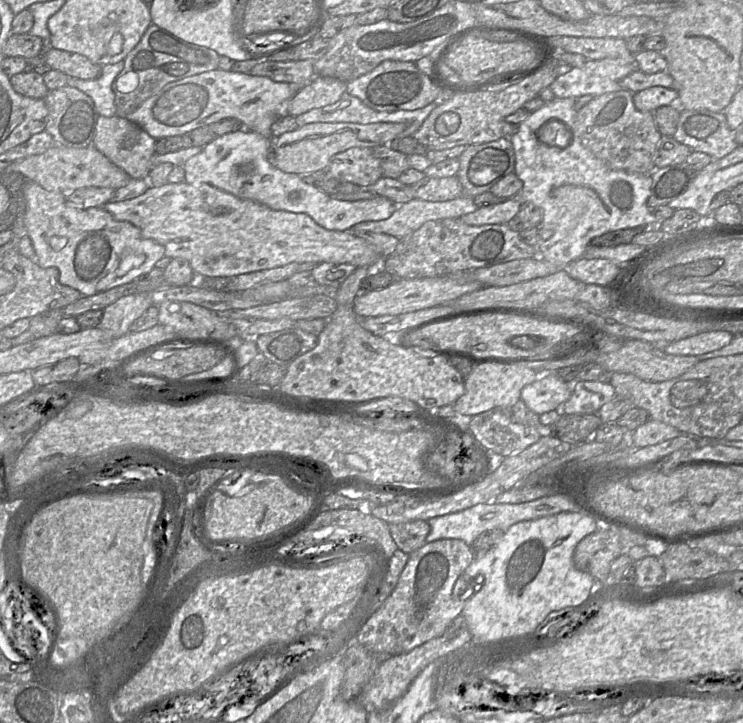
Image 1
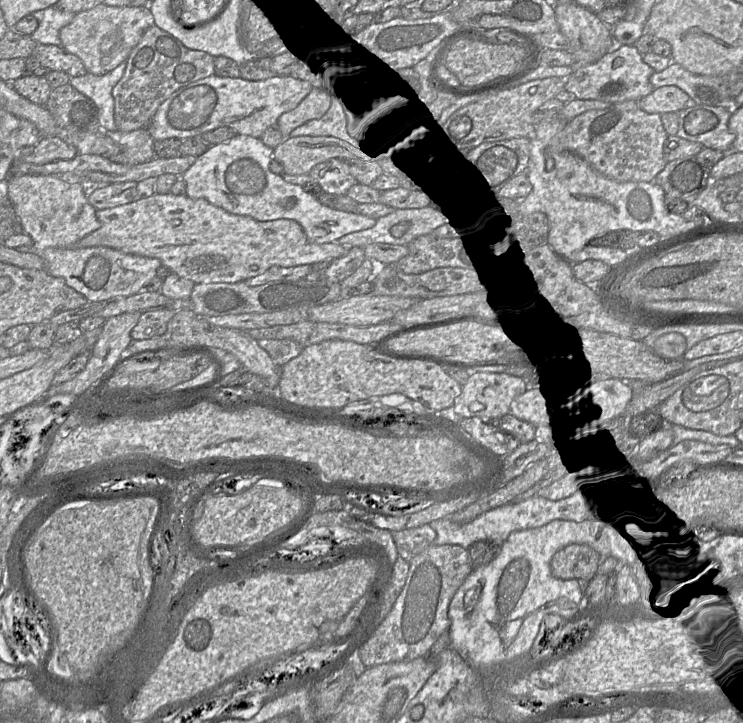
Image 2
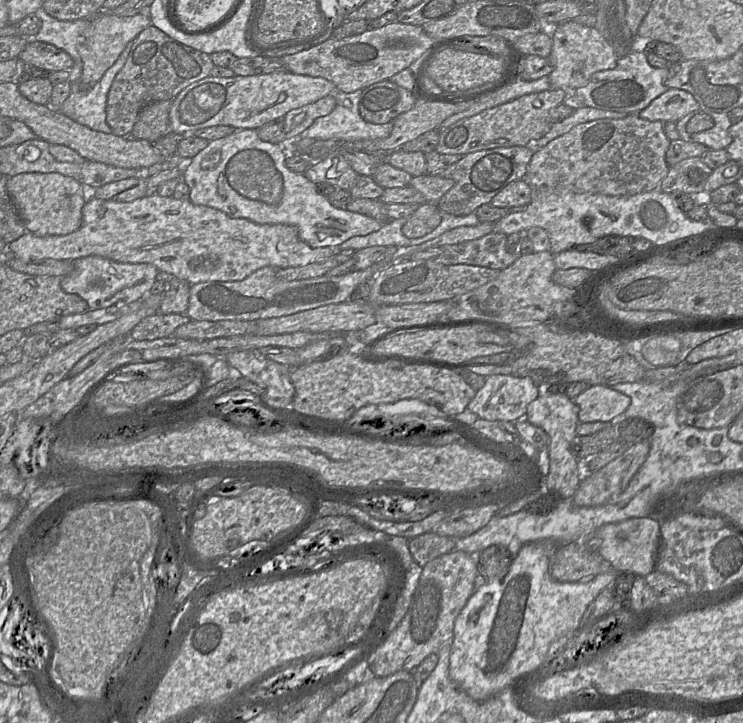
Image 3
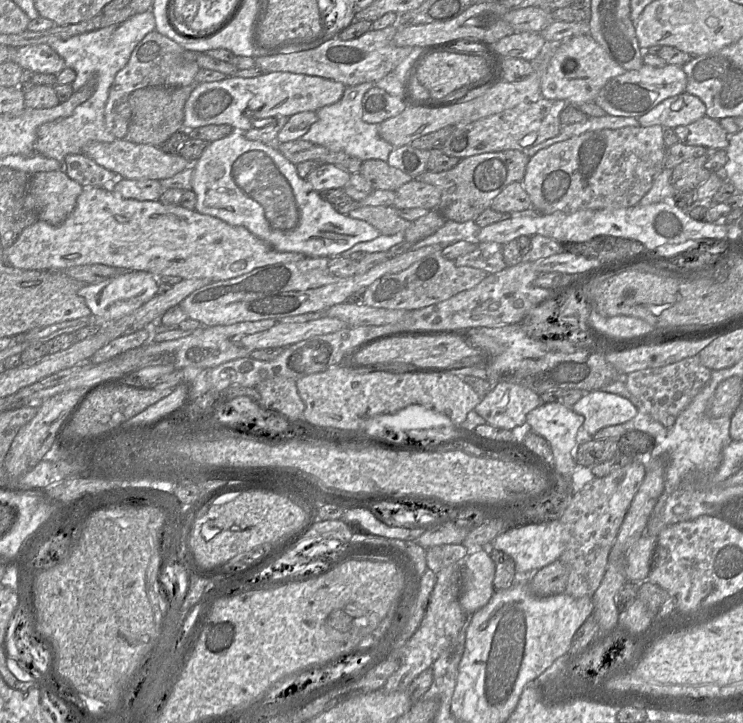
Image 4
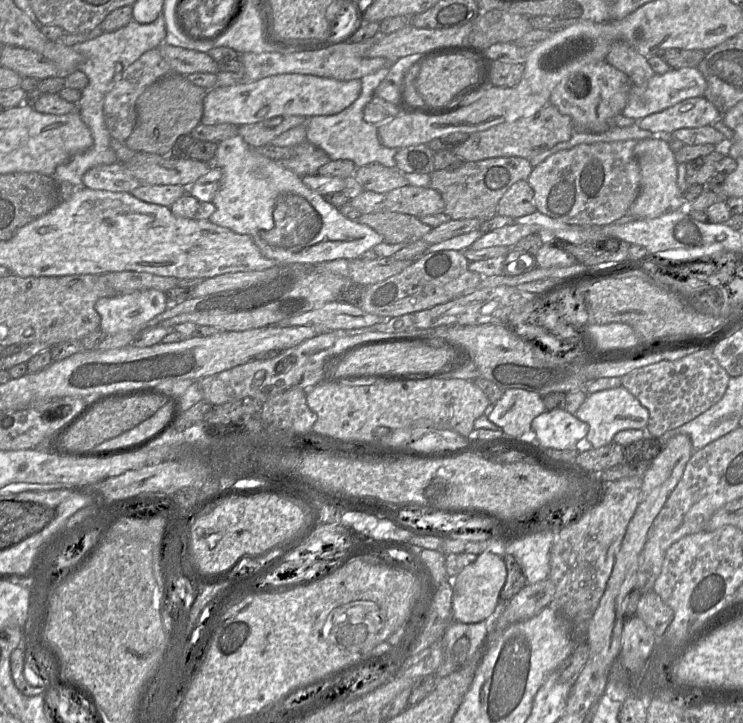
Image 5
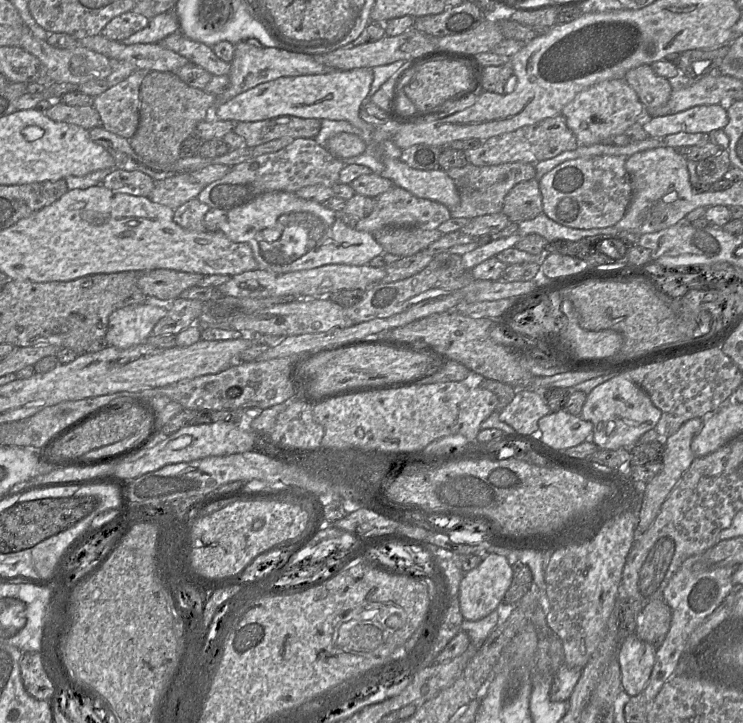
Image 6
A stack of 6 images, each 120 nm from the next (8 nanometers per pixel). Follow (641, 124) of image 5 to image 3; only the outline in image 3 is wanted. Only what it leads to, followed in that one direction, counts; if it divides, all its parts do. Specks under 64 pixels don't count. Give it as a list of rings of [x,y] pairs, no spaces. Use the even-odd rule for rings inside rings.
[[[668,88],[638,115],[649,121],[677,122],[687,114],[699,109],[700,105],[689,92]]]

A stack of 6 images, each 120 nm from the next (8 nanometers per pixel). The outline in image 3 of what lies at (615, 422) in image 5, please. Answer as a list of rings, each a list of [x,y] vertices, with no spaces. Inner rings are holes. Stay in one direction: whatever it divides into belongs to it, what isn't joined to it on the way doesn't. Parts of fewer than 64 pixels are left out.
[[[590,385],[574,399],[579,407],[579,422],[611,422],[626,412],[631,404],[627,395],[607,385]]]

